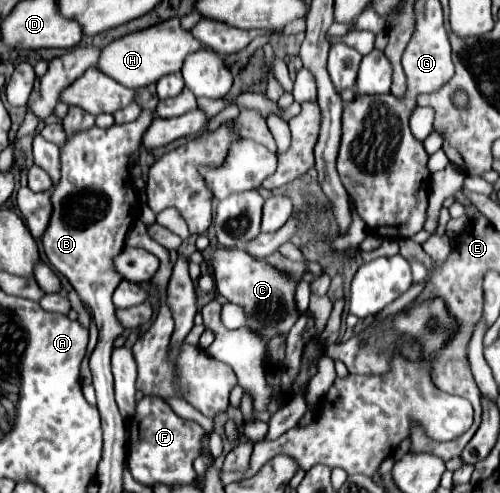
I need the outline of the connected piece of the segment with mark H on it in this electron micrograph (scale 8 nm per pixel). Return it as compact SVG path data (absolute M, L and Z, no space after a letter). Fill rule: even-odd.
M172 18L158 26L146 28L142 32L128 34L122 40L114 40L100 52L98 66L104 74L112 76L116 82L120 82L128 88L142 88L142 86L150 86L150 84L158 82L162 76L180 72L184 58L196 50L212 50L212 48L208 48L200 40L192 38L192 34L180 26L180 20Z

